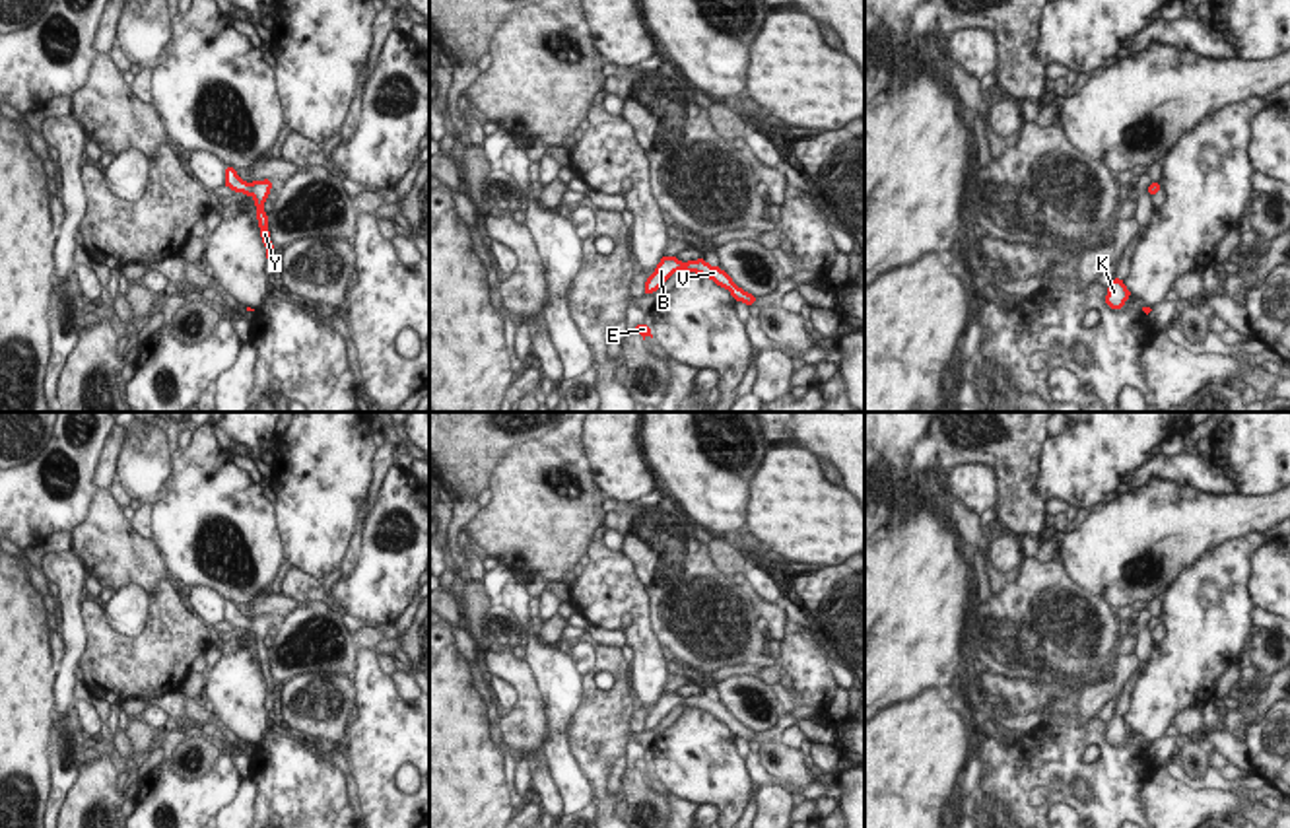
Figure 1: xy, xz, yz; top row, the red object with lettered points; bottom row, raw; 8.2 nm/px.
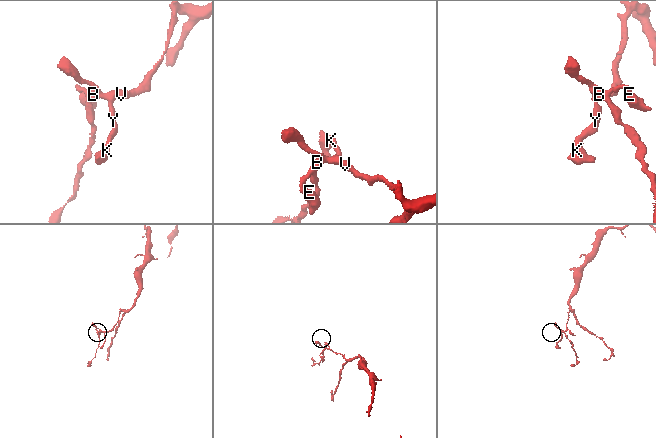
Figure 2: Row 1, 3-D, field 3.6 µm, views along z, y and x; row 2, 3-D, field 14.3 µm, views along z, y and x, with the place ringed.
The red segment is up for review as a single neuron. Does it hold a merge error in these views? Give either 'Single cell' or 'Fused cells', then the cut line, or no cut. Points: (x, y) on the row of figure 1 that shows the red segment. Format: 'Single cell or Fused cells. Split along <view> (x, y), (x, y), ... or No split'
Single cell. No split.

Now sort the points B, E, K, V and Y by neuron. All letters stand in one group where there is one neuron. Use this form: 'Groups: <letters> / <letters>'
Groups: B E K V Y.

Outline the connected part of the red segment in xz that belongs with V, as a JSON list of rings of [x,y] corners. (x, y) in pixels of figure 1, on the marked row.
[[[670,255],[662,257],[655,272],[647,278],[643,295],[651,295],[653,292],[657,292],[680,268],[684,272],[696,272],[707,276],[717,286],[729,290],[734,301],[744,301],[748,307],[756,303],[756,295],[738,288],[725,270],[707,264],[705,259],[680,262],[676,257]]]

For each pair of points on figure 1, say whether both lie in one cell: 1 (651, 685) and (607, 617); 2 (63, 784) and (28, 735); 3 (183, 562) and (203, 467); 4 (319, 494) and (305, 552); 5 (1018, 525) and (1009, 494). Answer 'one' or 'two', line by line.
1: one
2: two
3: one
4: one
5: one

